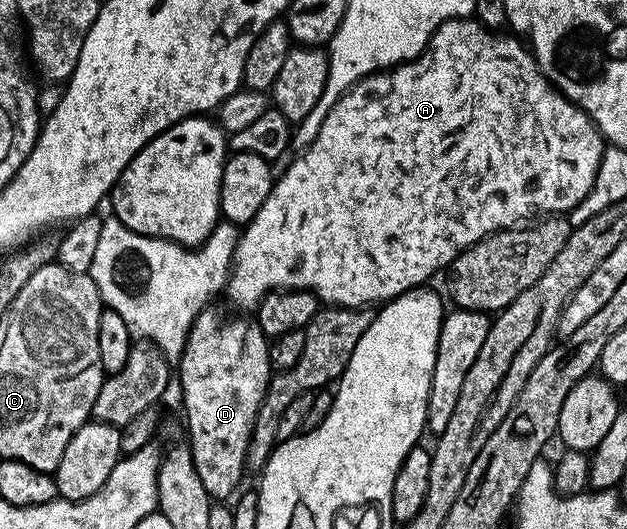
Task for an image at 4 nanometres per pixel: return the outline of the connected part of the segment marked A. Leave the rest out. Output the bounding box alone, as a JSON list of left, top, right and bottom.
[225,19,605,310]

